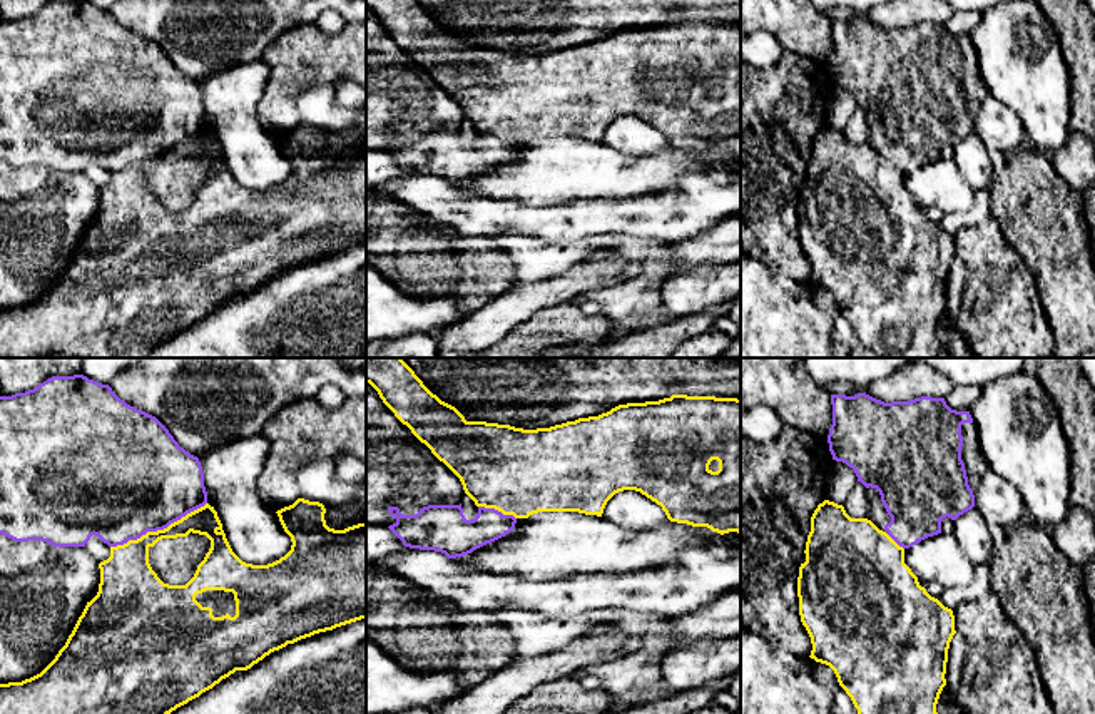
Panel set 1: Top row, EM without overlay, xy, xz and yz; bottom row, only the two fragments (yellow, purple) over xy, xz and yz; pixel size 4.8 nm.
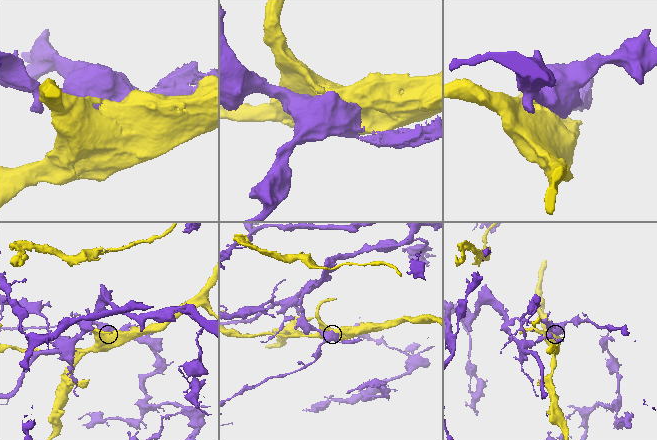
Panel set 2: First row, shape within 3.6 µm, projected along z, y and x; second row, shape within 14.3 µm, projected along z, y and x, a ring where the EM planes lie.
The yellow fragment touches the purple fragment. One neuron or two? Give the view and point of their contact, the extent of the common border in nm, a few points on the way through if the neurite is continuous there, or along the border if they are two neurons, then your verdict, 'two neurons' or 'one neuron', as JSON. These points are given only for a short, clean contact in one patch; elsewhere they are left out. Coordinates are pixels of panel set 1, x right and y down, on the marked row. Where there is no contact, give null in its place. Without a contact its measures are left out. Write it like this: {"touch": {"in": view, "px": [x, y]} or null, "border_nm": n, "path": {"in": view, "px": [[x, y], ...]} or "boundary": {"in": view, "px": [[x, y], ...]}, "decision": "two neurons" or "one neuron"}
{"touch": {"in": "xy", "px": [157, 530]}, "border_nm": 500, "boundary": {"in": "xy", "px": [[206, 502], [162, 529], [147, 530], [136, 539], [111, 547]]}, "decision": "two neurons"}

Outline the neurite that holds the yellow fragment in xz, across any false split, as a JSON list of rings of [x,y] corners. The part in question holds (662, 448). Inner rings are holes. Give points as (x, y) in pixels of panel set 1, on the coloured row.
[[[366,358],[366,383],[378,391],[379,398],[395,416],[460,478],[465,493],[476,507],[495,508],[503,515],[513,515],[515,518],[528,518],[538,512],[578,512],[602,517],[607,502],[615,493],[635,490],[660,505],[670,522],[699,527],[714,543],[724,537],[741,533],[741,400],[737,398],[672,395],[670,398],[659,401],[619,405],[598,416],[578,418],[550,428],[523,430],[510,425],[466,421],[455,406],[433,395],[401,358]]]

